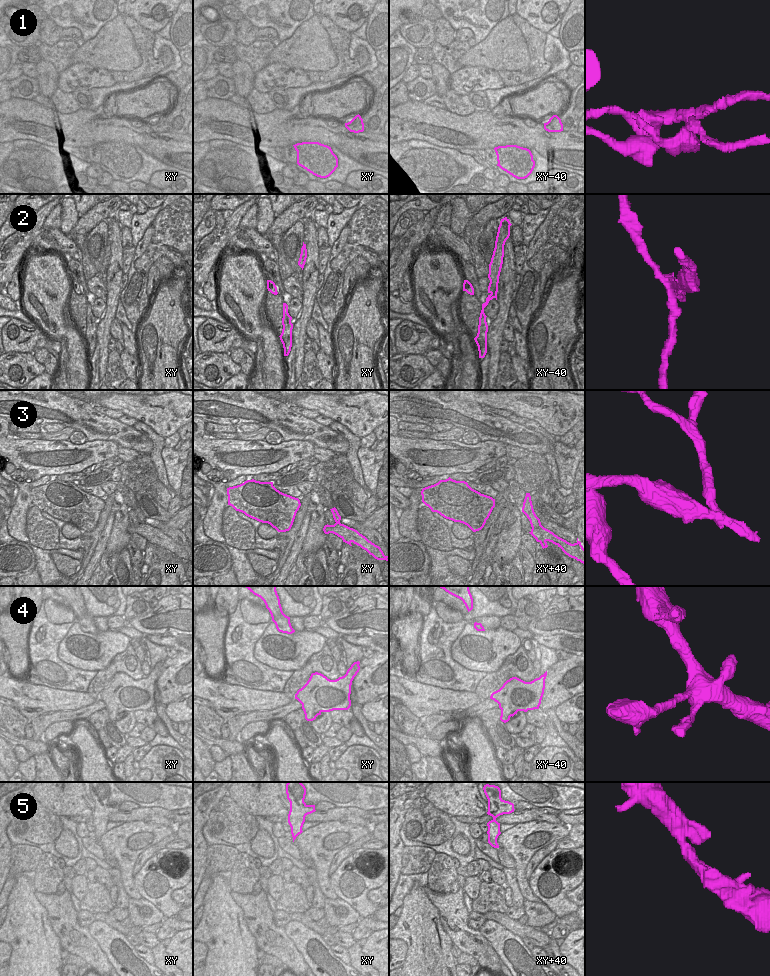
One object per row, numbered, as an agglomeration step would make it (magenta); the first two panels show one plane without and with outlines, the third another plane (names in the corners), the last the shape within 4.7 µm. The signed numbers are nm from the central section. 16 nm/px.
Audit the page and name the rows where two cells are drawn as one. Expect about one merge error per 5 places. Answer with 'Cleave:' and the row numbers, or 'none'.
Cleave: 1, 2, 3

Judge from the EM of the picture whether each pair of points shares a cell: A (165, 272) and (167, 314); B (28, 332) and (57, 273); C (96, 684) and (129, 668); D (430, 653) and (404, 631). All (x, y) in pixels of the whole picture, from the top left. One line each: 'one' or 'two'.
A: two
B: two
C: one
D: two

